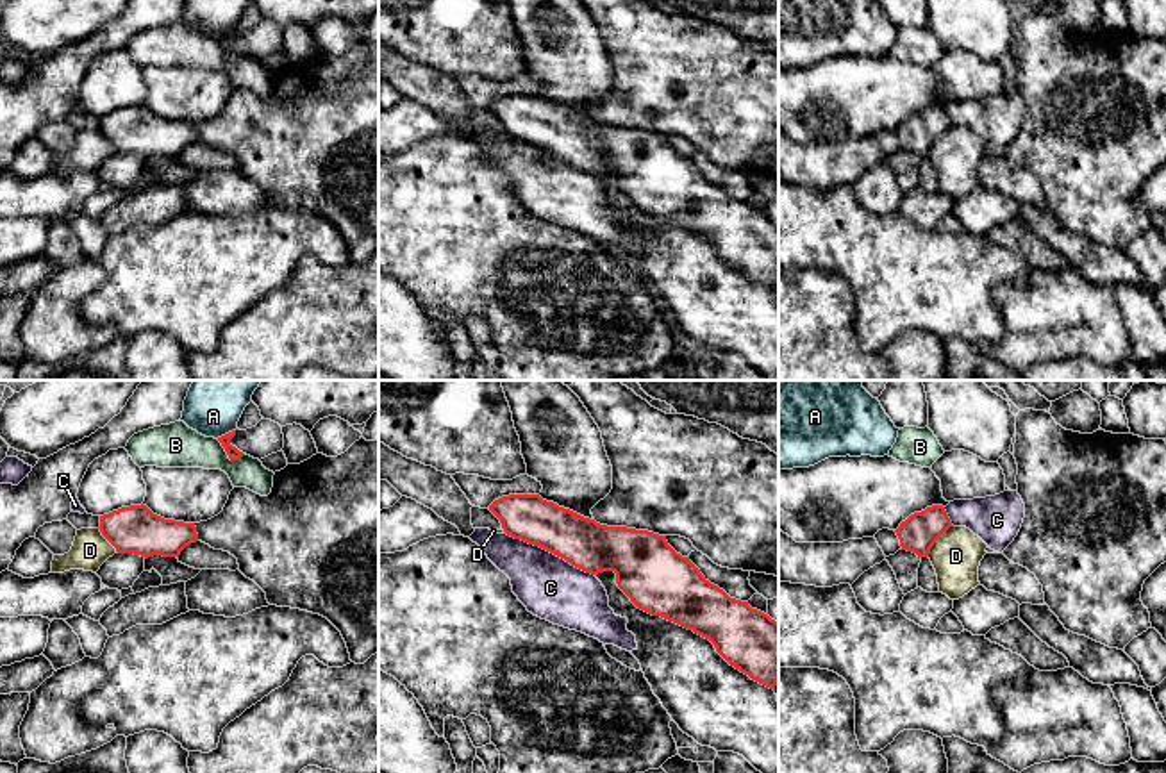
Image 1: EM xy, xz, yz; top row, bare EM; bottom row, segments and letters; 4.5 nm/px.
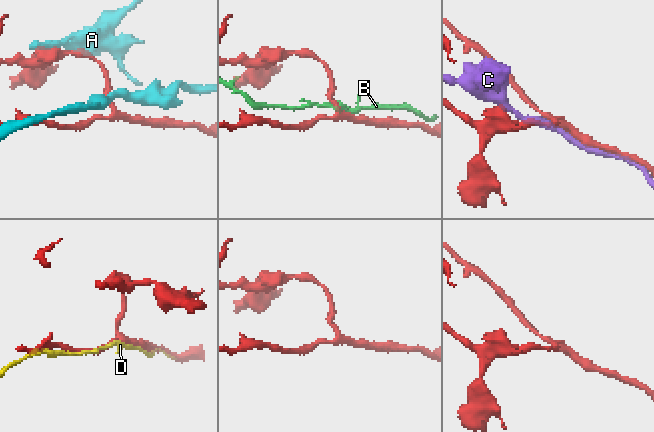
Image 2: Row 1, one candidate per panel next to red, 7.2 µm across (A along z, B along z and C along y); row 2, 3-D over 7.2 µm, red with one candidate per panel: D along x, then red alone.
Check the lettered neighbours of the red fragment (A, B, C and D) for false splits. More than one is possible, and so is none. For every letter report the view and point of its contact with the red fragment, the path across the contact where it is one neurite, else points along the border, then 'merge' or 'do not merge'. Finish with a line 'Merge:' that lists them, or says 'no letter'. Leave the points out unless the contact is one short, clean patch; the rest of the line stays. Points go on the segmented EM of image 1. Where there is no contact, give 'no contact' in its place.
A: xy (225, 434) | do not merge
B: xy (229, 457) | do not merge
C: xz (550, 552) | do not merge
D: yz (936, 540) | do not merge
Merge: no letter

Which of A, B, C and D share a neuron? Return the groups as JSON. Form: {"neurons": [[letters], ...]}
{"neurons": [["A"], ["B"], ["C"], ["D"]]}

